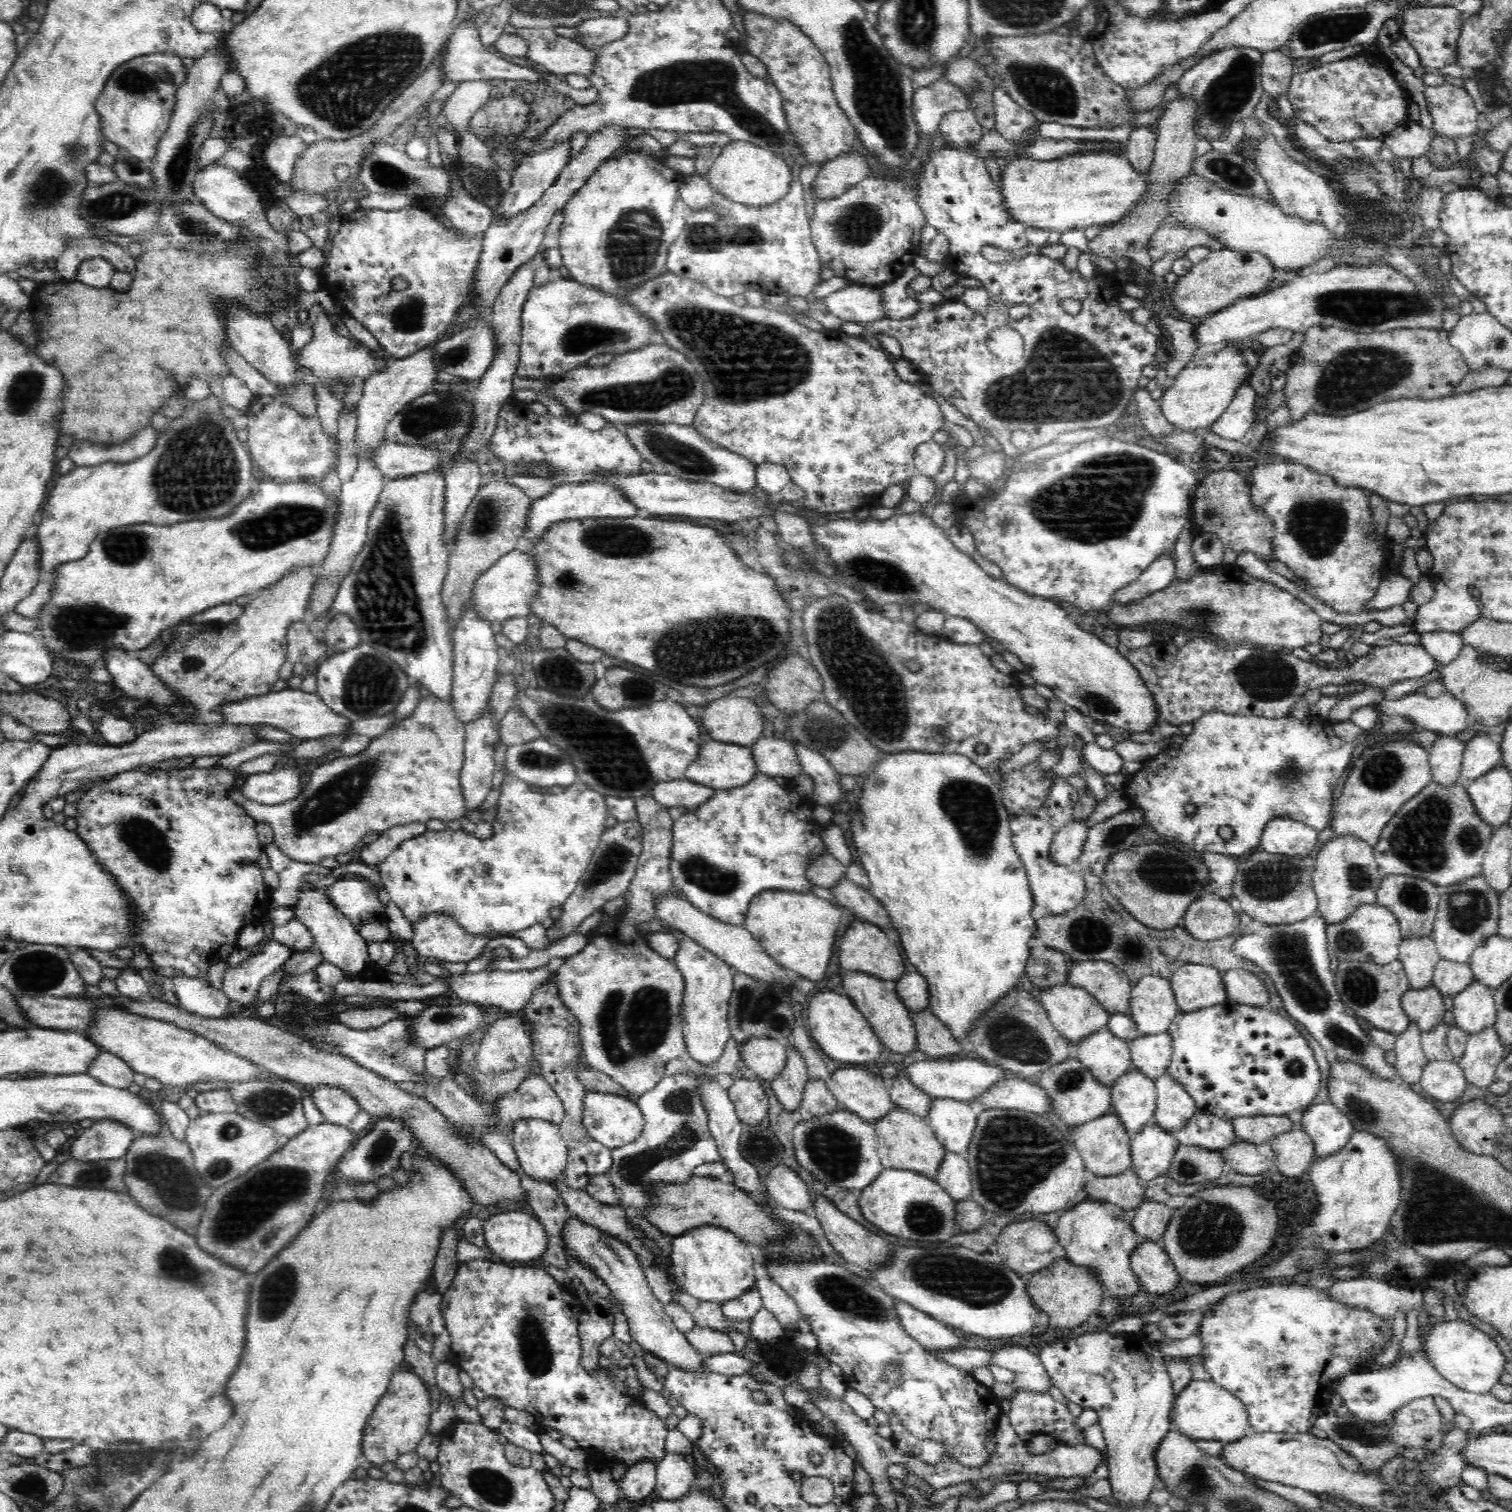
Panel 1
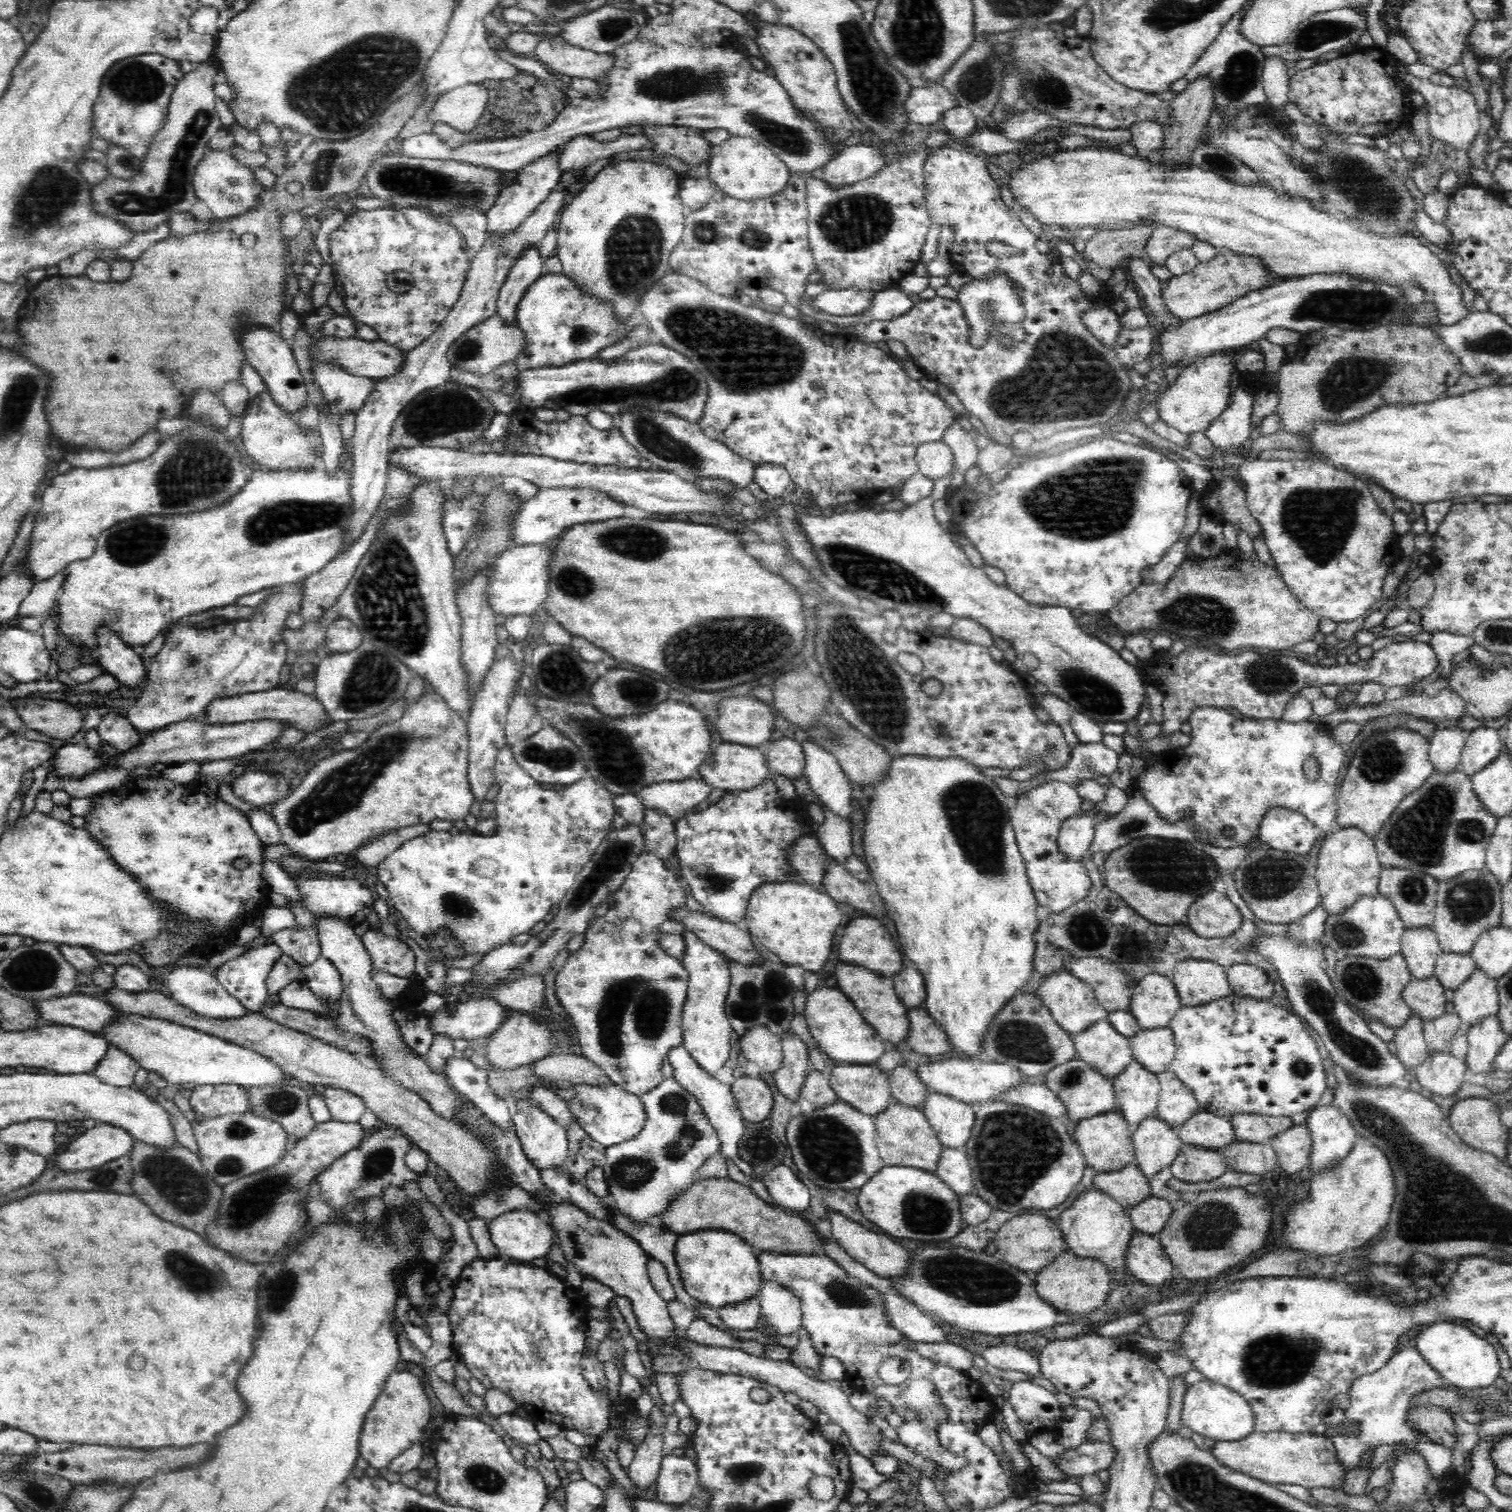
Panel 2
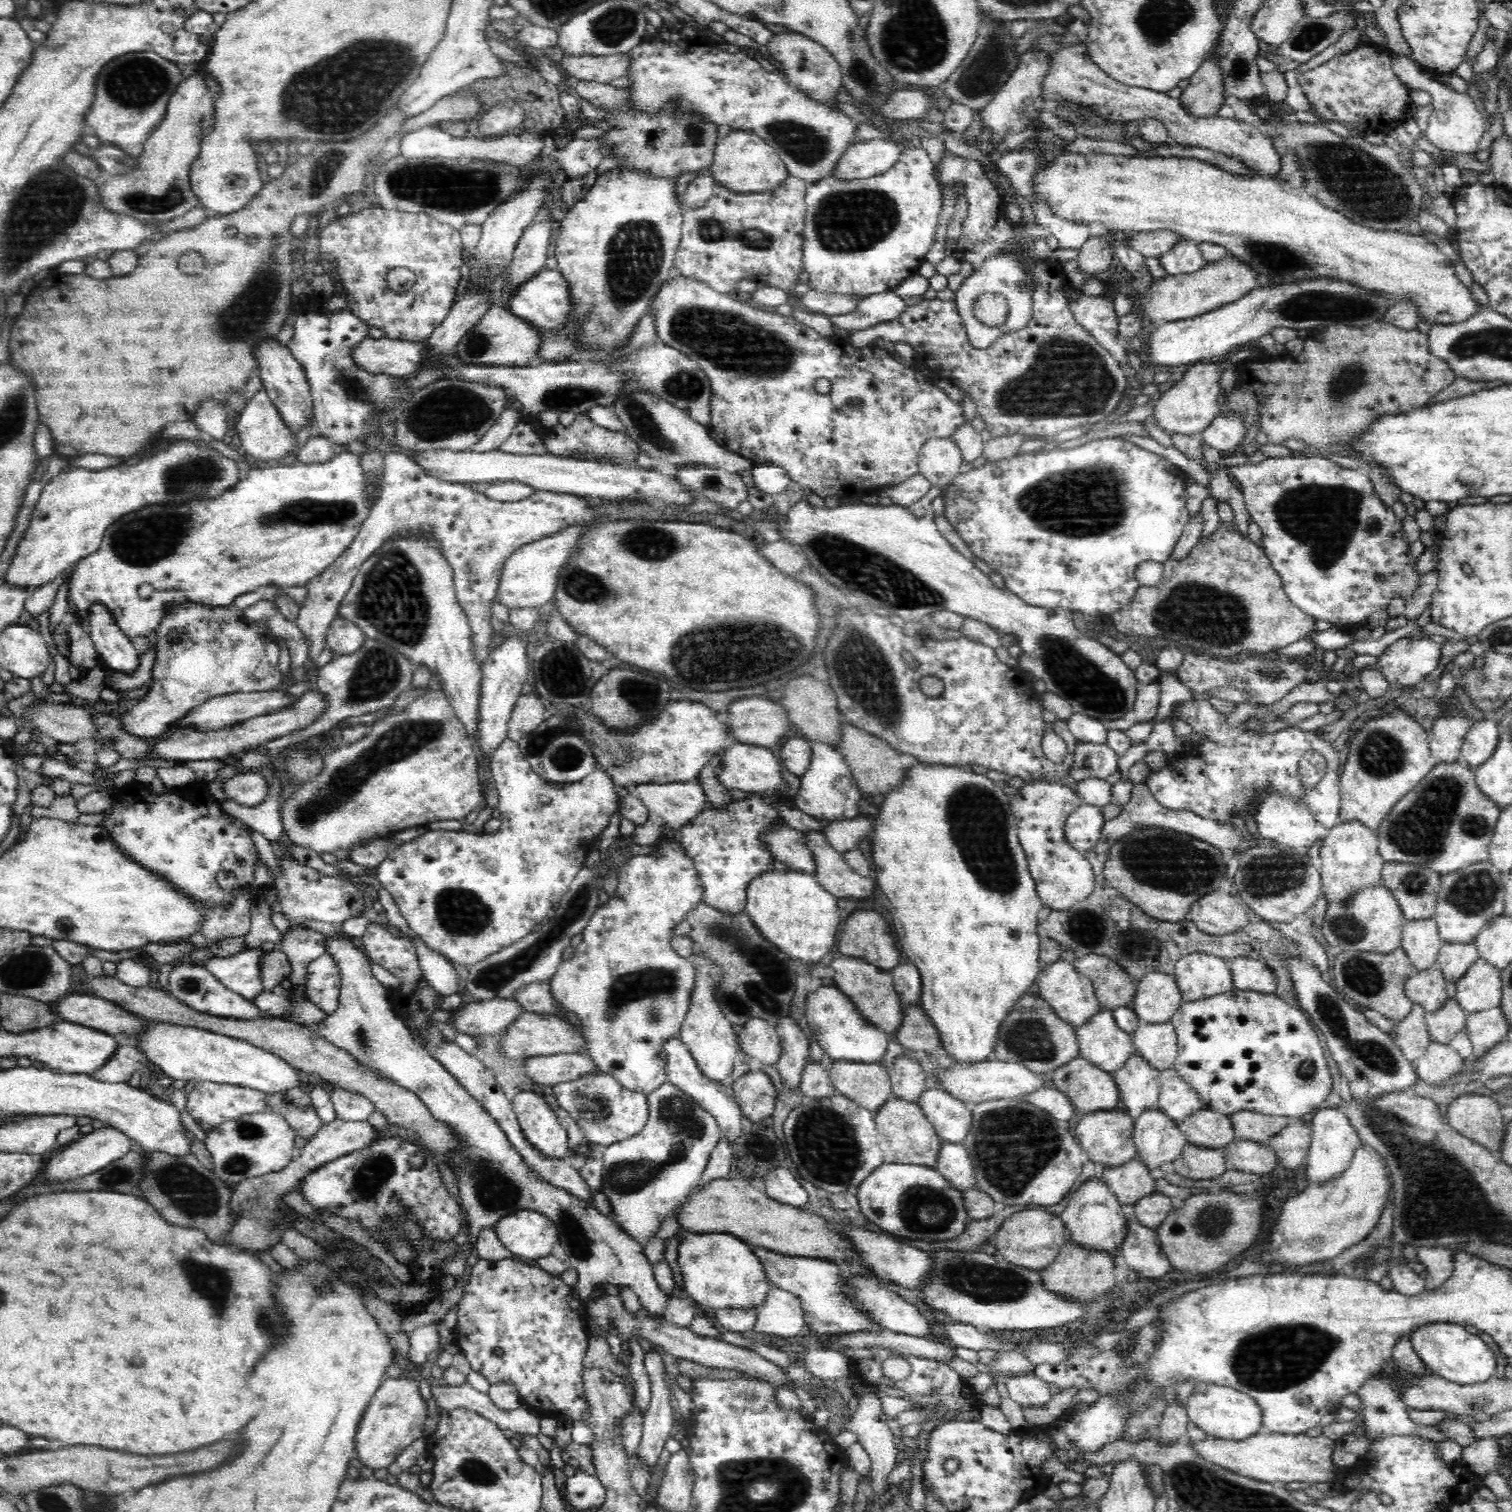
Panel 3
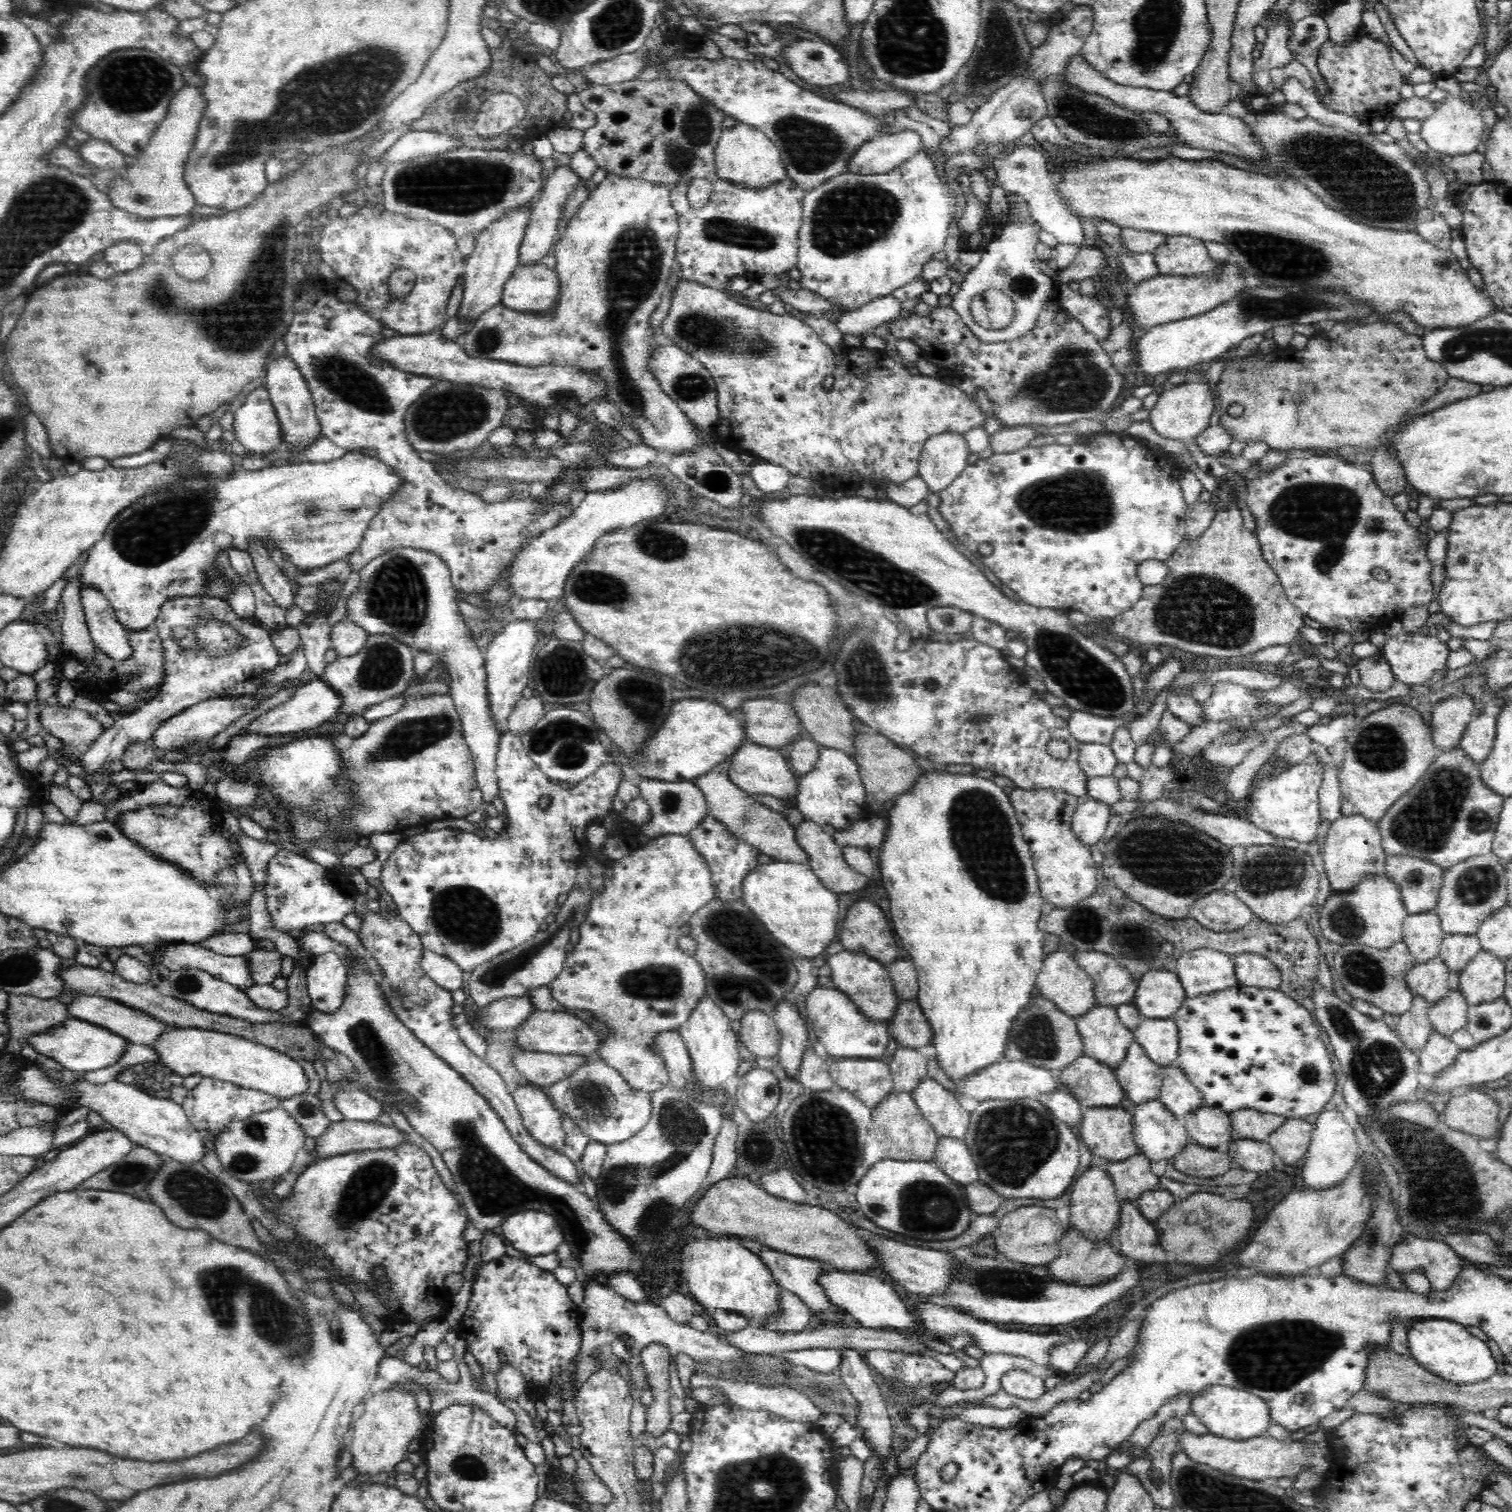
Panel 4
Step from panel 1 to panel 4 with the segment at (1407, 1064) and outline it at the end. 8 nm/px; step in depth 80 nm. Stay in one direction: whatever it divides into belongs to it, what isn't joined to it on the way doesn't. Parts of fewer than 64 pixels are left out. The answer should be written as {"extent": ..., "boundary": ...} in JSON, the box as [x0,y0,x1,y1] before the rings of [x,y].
{"extent":[1394,995,1433,1052],"boundary":[[[1416,995],[1408,1011],[1399,1016],[1398,1024],[1394,1028],[1400,1035],[1402,1044],[1412,1052],[1421,1050],[1433,1033],[1428,1013],[1426,1013],[1428,1007],[1426,999]]]}

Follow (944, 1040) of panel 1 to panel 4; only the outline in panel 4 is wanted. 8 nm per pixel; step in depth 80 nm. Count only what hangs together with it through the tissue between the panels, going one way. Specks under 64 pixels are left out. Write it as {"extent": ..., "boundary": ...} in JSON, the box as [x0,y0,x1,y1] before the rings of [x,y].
{"extent":[887,1000,933,1049],"boundary":[[[900,1000],[887,1027],[891,1038],[894,1038],[902,1047],[918,1049],[933,1042],[930,1023],[916,1000]]]}

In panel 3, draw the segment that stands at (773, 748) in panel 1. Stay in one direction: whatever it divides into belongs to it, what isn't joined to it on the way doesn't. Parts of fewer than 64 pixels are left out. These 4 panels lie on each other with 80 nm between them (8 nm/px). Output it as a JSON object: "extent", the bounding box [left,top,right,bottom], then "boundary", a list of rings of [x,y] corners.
{"extent":[774,735,812,777],"boundary":[[[791,735],[774,752],[780,768],[784,766],[786,770],[798,777],[808,770],[810,760],[812,760],[810,741]]]}

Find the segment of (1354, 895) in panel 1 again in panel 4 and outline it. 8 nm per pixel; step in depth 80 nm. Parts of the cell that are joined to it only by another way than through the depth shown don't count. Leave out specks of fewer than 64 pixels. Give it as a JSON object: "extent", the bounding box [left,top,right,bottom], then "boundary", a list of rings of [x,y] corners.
{"extent":[1321,815,1387,894],"boundary":[[[1362,815],[1340,816],[1333,820],[1326,834],[1321,853],[1325,868],[1324,886],[1336,894],[1352,891],[1366,876],[1383,876],[1386,873],[1387,854],[1382,847],[1378,825]]]}

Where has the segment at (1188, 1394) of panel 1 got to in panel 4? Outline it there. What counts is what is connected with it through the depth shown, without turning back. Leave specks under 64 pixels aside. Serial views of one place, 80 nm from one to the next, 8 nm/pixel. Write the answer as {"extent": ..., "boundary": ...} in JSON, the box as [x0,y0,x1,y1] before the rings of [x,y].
{"extent":[1191,1386,1271,1439],"boundary":[[[1210,1386],[1192,1397],[1191,1411],[1208,1428],[1208,1432],[1227,1439],[1250,1439],[1267,1433],[1271,1426],[1270,1409],[1258,1395],[1229,1386]]]}

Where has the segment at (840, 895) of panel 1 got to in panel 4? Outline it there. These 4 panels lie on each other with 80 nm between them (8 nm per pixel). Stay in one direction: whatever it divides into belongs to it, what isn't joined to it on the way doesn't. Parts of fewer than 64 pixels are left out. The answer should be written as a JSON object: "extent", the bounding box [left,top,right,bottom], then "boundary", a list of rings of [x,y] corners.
{"extent":[793,819,870,894],"boundary":[[[804,819],[799,824],[793,826],[796,832],[797,843],[805,849],[809,856],[809,866],[816,874],[816,877],[824,883],[830,890],[840,894],[844,892],[852,892],[864,888],[868,884],[870,878],[859,874],[853,870],[845,861],[841,846],[836,844],[832,835],[826,833],[821,825],[816,824],[813,820]]]}

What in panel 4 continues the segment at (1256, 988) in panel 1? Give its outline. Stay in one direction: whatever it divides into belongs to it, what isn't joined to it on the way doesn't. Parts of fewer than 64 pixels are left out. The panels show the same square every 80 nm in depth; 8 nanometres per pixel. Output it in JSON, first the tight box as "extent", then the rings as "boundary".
{"extent":[1230,952,1282,990],"boundary":[[[1247,952],[1230,955],[1230,959],[1242,986],[1276,990],[1281,985],[1282,973],[1266,957]]]}

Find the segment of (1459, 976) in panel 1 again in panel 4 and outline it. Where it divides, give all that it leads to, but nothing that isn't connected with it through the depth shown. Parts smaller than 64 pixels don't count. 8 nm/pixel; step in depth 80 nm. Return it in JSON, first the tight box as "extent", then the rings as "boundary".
{"extent":[1440,935,1482,971],"boundary":[[[1443,935],[1440,957],[1448,965],[1448,970],[1461,971],[1465,964],[1482,949],[1478,935]]]}

